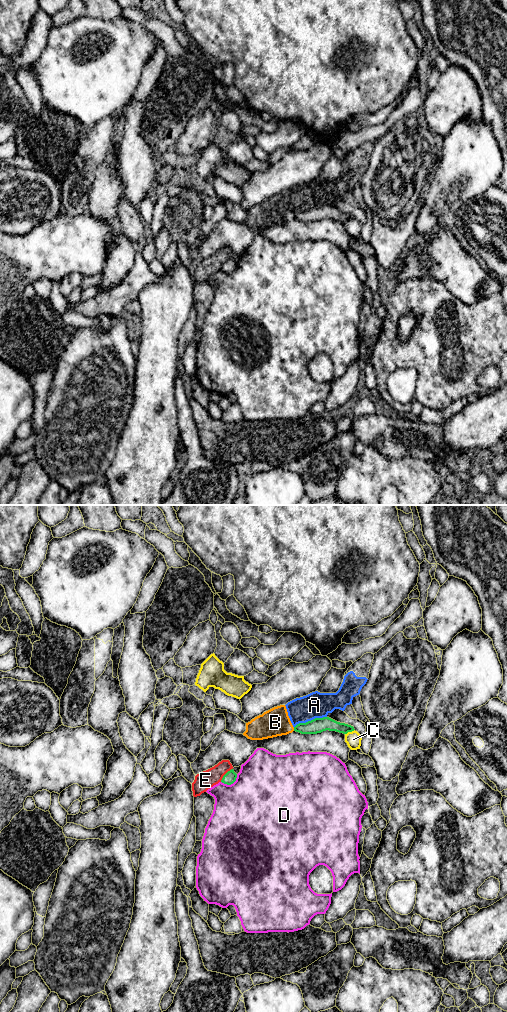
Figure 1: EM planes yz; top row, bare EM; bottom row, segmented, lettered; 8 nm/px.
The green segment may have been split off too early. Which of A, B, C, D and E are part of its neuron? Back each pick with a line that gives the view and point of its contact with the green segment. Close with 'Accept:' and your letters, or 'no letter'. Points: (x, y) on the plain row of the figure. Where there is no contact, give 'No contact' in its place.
Accept: no letter

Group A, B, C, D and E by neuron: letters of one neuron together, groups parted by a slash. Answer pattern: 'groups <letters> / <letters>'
groups A B E / C / D

